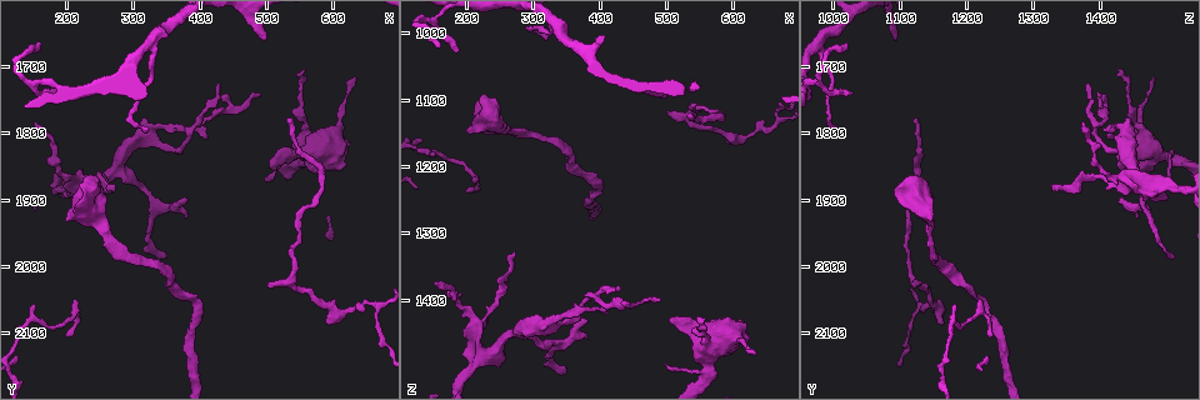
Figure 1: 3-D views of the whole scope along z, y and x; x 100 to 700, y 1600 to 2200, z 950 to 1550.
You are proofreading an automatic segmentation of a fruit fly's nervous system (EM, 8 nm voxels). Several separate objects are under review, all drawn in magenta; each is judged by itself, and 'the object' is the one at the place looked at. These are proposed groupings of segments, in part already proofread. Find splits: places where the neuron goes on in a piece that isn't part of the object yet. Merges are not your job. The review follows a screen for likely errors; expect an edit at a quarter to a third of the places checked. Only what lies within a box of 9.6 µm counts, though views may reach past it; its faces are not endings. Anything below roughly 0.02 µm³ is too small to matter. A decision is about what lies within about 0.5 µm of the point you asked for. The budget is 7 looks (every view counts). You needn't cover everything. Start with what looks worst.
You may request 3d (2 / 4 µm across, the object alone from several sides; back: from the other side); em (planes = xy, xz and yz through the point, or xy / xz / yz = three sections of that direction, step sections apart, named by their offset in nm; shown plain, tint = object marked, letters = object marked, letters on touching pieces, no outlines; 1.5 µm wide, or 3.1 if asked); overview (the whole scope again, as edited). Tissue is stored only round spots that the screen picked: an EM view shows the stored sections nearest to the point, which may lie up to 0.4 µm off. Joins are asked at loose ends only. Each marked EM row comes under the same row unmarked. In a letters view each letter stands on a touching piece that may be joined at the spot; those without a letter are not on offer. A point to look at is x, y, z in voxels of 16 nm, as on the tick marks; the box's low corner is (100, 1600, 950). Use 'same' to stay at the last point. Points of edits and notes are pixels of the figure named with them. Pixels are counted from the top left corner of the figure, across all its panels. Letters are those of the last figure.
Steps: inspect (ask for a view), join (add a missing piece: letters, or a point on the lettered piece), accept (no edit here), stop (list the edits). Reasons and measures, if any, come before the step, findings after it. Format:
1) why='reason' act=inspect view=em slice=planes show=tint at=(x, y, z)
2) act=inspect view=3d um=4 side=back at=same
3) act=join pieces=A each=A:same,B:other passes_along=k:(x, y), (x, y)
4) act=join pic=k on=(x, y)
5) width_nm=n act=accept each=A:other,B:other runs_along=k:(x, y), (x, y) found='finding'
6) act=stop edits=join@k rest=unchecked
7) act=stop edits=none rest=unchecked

why='free end' act=inspect view=em slice=planes show=letters at=(495, 1655, 1095)

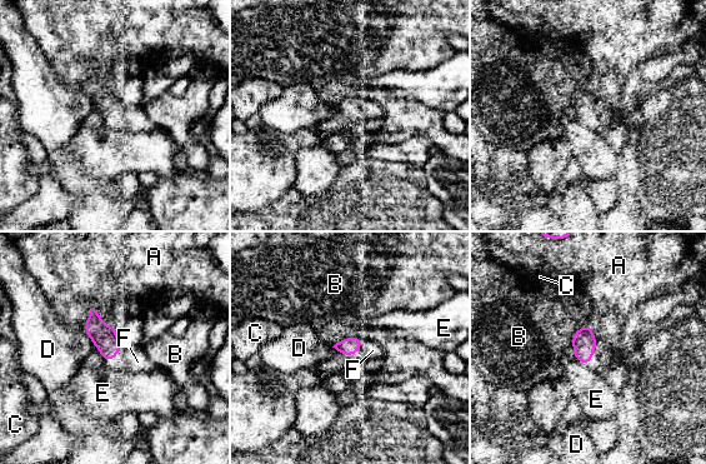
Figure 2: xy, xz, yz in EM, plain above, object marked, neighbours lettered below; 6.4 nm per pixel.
longest_contact=B:200nm act=join pieces=F each=A:other,B:other,C:other,D:other,E:other,F:same found='it goes on there'

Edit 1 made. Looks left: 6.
act=inspect view=overview

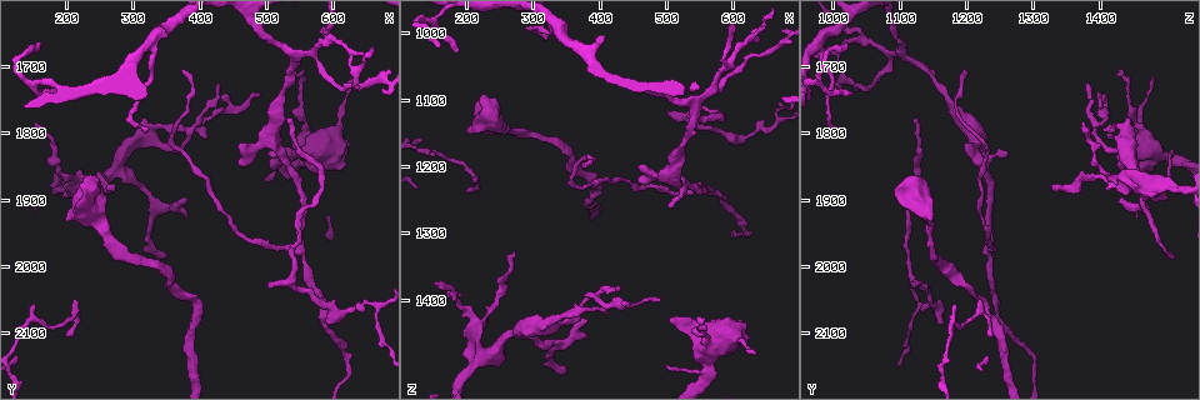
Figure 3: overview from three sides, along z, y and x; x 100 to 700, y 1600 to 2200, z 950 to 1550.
act=inspect view=em slice=planes show=letters at=(535, 1780, 1125)

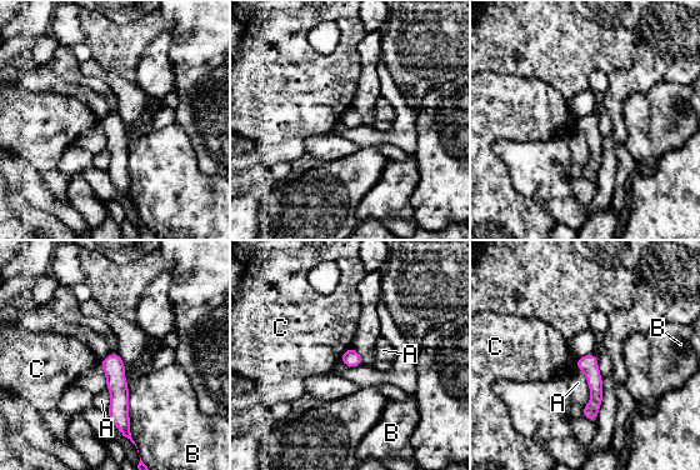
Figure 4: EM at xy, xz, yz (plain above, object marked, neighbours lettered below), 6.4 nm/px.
act=accept each=A:other,B:other,C:other runs_along=4:(113, 355), (119, 416), (126, 433) found='none of them fits'

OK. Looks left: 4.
why='branch stops here' act=inspect view=em slice=planes show=letters at=(240, 1865, 1135)

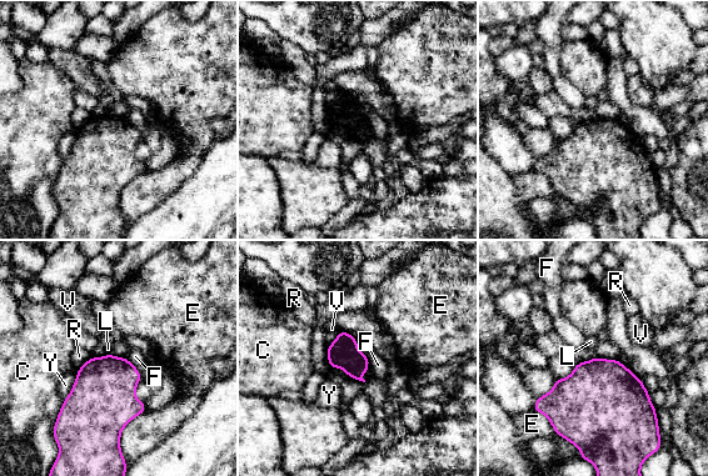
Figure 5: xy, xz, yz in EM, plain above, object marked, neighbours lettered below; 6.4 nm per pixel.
act=accept each=C:other,E:other,F:other,L:other,R:other,V:other,Y:other border=5:(339, 329), (335, 339), (328, 345) found='no lettered piece goes on from it'

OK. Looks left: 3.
act=stop edits=join@2 rest=unchecked

